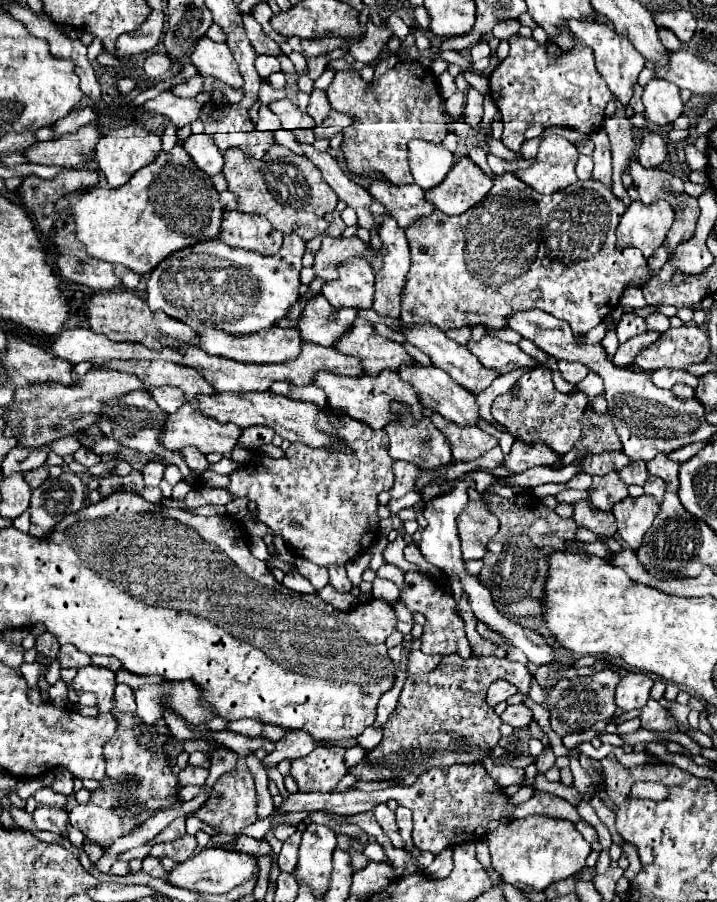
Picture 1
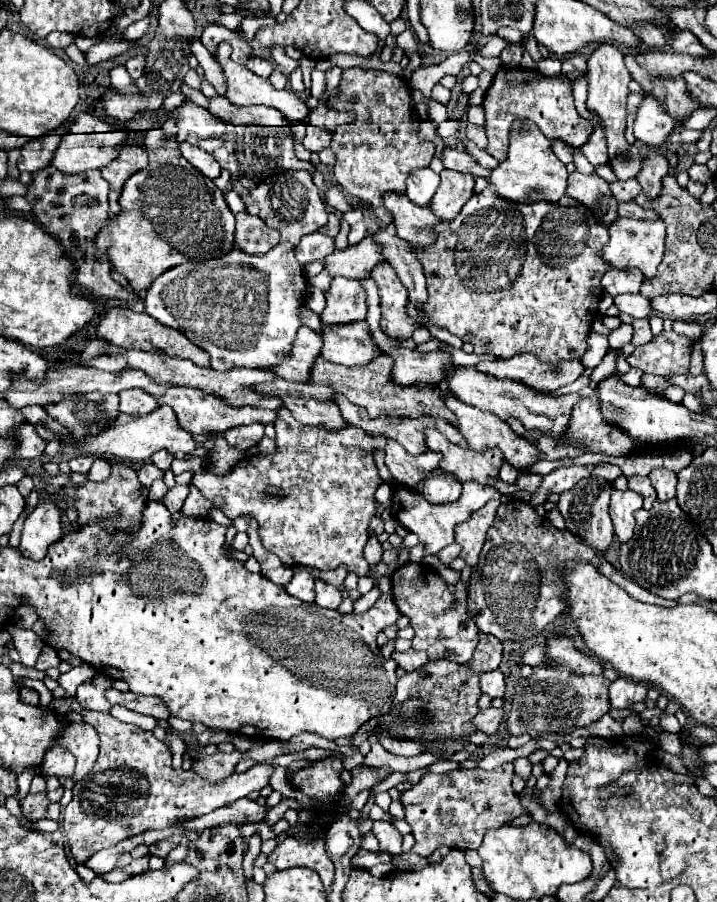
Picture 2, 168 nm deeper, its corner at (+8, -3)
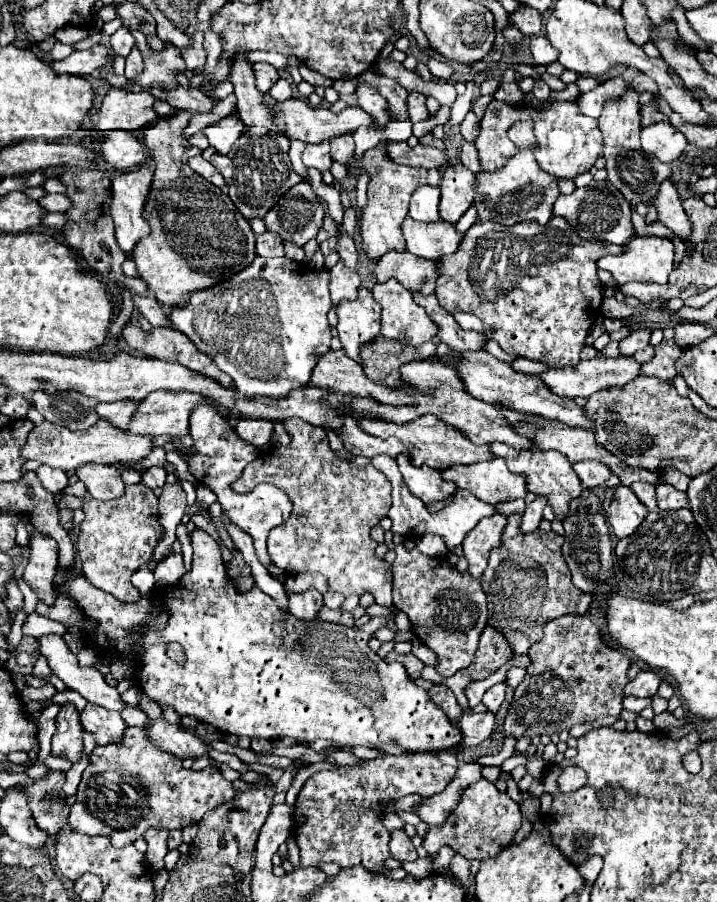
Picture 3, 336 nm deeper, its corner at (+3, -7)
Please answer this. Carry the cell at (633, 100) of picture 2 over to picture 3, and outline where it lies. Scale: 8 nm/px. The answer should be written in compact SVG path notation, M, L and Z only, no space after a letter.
M650 103L650 105L644 105L642 107L642 125L646 127L646 125L652 125L652 123L656 123L656 121L666 121L666 115L662 115L660 111L658 111L658 105L654 103Z

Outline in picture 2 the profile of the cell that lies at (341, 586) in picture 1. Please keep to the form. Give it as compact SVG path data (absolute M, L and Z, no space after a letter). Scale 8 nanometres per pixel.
M315 579L315 591L317 591L317 599L315 603L321 605L321 607L327 607L327 609L335 609L339 603L341 603L341 593L337 587L325 583L323 579Z

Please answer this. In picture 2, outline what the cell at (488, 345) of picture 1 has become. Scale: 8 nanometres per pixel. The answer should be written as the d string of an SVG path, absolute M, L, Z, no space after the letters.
M521 353L509 359L479 361L475 369L487 375L521 381L535 391L551 393L551 391L557 391L559 387L573 383L583 373L585 367L579 363L579 359L563 361L561 365L551 365L551 363L537 361L537 357L531 353Z

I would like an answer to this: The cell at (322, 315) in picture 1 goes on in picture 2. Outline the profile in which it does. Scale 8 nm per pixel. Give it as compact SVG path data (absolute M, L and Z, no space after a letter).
M365 321L347 323L341 327L325 327L321 323L321 355L331 363L365 365L381 351L375 347Z

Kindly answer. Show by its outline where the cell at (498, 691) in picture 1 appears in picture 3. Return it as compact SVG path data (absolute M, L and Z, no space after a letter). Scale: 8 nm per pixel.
M496 683L494 687L490 687L486 693L484 693L484 699L482 703L488 707L488 711L496 713L504 701L504 691L506 691L506 685L504 683Z

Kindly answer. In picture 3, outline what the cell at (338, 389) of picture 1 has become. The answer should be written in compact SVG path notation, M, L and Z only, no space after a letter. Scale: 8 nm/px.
M424 415L422 419L412 421L410 425L394 425L388 421L368 421L368 419L358 421L358 425L370 435L376 435L380 439L388 439L390 435L396 435L412 451L412 463L418 467L428 465L432 469L442 471L452 465L474 465L492 459L490 445L474 445L470 439L466 439L466 435L462 435L462 431L448 427L440 419L434 419L434 415Z

